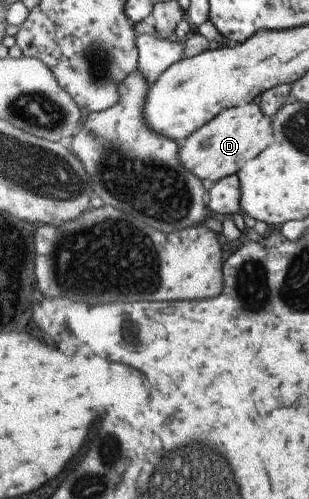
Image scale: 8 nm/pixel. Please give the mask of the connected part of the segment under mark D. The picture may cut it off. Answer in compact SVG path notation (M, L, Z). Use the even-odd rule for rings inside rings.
M251 102L221 111L209 123L194 131L179 150L179 159L186 170L209 186L228 175L236 175L246 161L256 158L273 140L271 117L263 113L259 104Z

